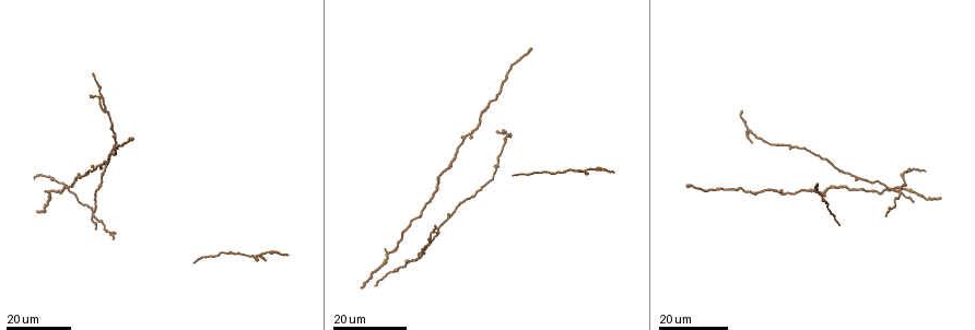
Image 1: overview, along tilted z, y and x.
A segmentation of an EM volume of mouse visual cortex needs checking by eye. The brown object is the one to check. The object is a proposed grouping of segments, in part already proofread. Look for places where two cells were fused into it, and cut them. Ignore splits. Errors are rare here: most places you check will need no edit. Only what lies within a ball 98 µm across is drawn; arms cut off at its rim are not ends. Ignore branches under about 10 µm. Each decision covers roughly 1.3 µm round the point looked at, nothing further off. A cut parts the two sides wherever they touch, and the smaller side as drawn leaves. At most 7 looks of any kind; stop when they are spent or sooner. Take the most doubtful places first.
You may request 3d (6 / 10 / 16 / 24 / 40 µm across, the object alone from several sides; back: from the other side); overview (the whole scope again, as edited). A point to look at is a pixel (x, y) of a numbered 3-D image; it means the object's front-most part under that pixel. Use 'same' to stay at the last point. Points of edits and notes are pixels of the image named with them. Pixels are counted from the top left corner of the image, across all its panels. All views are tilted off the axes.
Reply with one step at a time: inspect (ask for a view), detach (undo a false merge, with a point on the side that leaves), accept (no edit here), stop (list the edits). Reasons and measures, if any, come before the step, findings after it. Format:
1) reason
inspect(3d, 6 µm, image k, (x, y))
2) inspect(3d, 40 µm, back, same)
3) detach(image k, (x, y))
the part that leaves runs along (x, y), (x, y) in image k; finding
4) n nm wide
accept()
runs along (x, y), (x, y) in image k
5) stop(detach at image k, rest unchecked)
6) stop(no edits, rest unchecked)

looks like a crossing
inspect(3d, 16 µm, image 1, (91, 212))

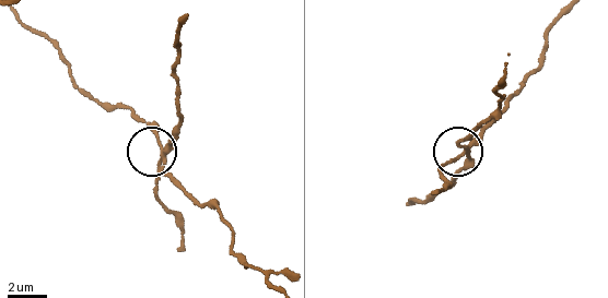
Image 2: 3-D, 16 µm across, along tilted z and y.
inspect(3d, 10 µm, image 2, (167, 150))

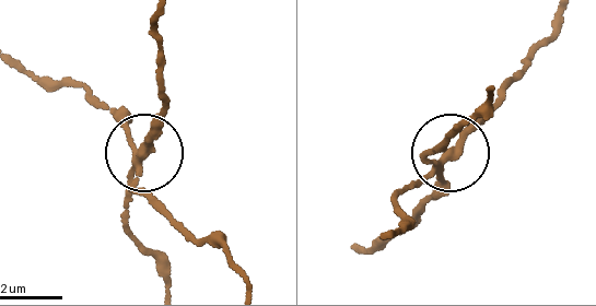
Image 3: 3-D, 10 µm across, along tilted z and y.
detach(image 3, (153, 138))
the part that leaves runs along (133, 162), (160, 108), (154, 18) in image 3; a second cell is stuck on

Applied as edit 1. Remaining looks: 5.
inspect(3d, 24 µm, image 1, (406, 260))

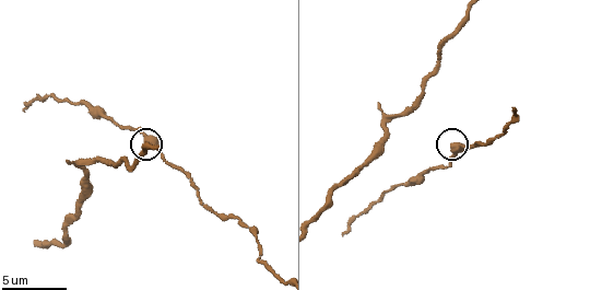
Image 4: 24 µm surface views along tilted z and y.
inspect(3d, 10 µm, image 4, (453, 145))

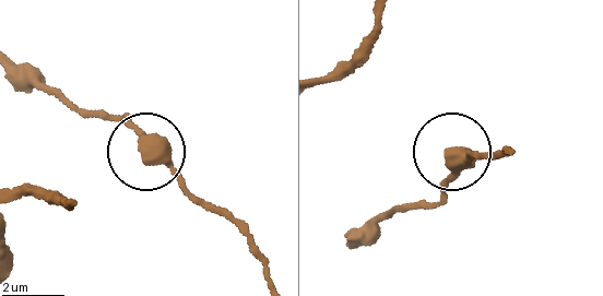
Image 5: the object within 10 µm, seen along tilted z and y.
inspect(3d, 6 µm, image 5, (142, 152))

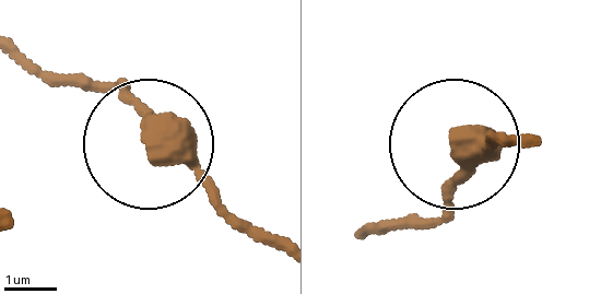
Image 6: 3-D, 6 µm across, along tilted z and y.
360 nm wide
accept()
runs along (274, 248), (161, 150), (146, 106), (99, 84) in image 6; one cell here

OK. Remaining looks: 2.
three-way junction
inspect(3d, 16 µm, image 1, (253, 256))

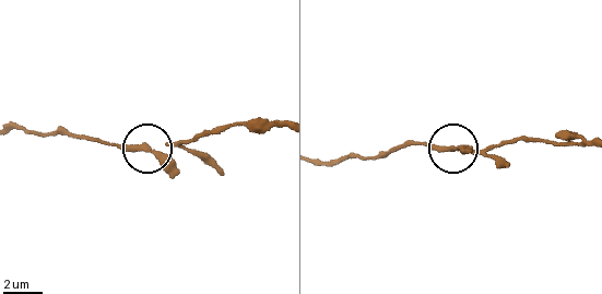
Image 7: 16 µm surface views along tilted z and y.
closer look
inspect(3d, 6 µm, image 7, (154, 151))

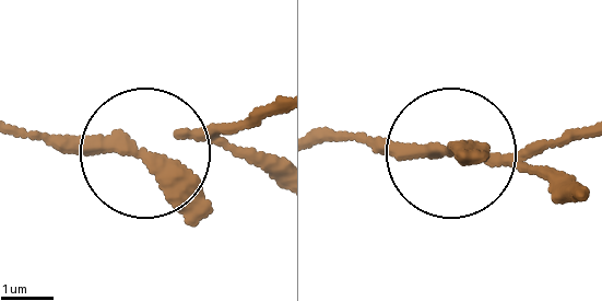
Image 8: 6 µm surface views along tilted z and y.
3 arms
accept()
runs along (317, 146), (494, 155), (579, 134) in image 8; one cell here

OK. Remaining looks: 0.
stop(detach at image 3, rest unchecked)

